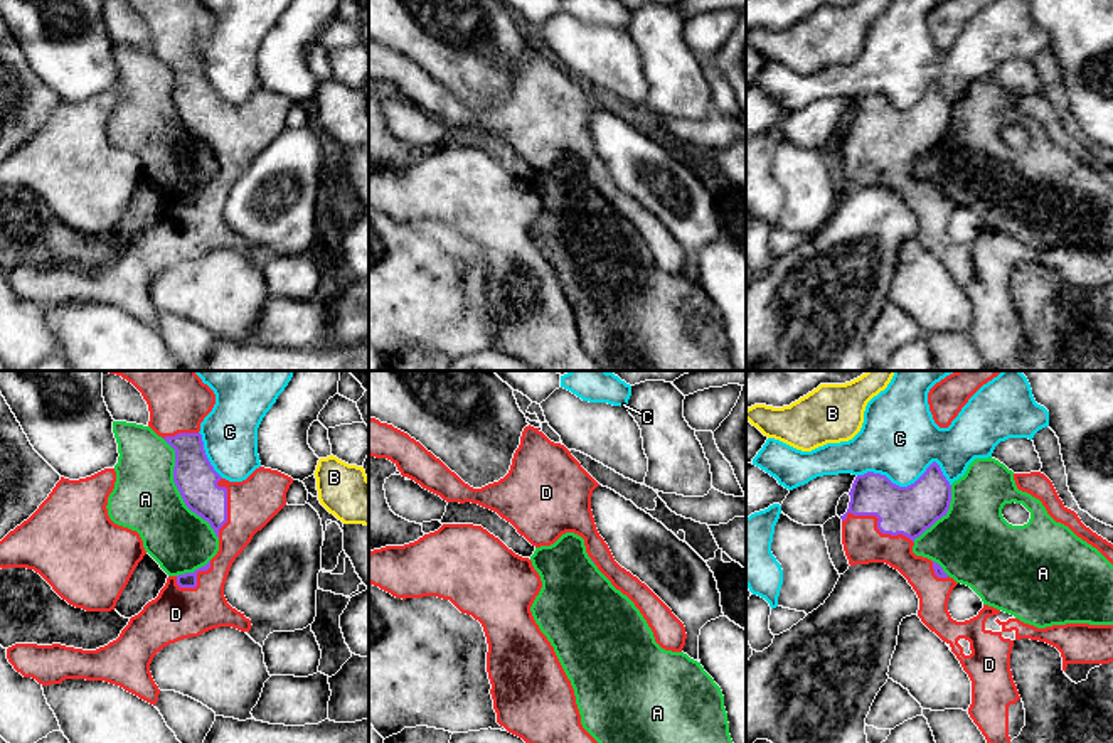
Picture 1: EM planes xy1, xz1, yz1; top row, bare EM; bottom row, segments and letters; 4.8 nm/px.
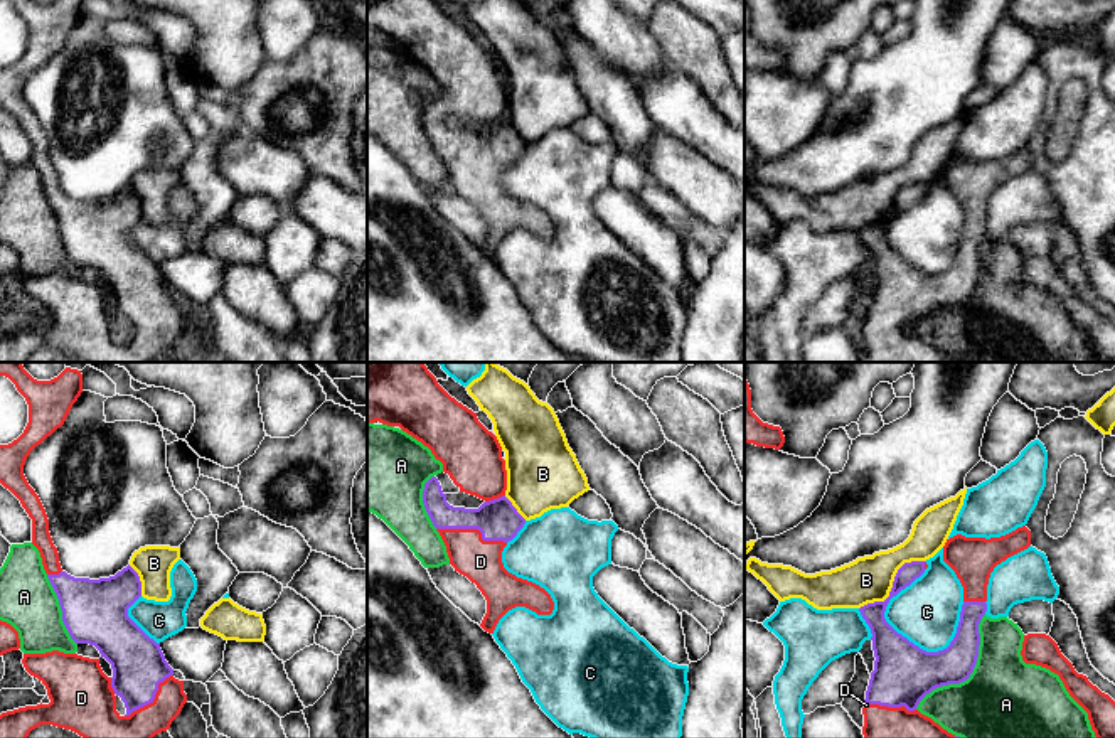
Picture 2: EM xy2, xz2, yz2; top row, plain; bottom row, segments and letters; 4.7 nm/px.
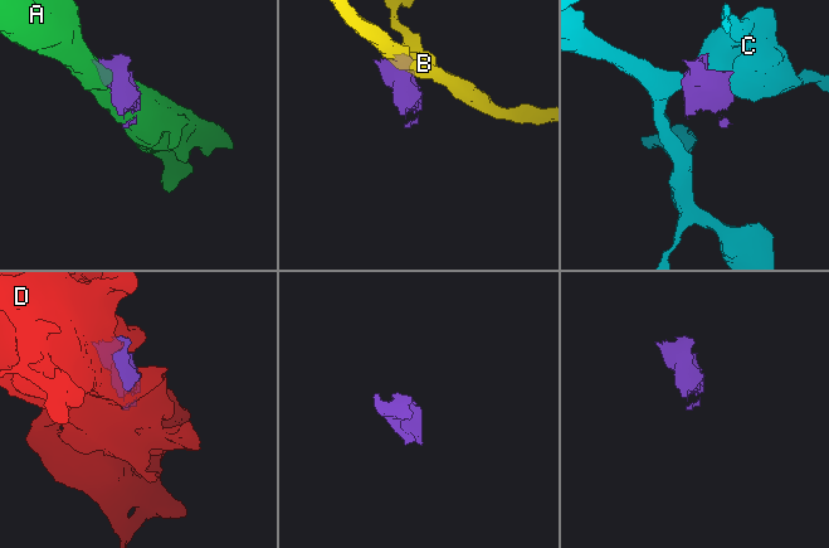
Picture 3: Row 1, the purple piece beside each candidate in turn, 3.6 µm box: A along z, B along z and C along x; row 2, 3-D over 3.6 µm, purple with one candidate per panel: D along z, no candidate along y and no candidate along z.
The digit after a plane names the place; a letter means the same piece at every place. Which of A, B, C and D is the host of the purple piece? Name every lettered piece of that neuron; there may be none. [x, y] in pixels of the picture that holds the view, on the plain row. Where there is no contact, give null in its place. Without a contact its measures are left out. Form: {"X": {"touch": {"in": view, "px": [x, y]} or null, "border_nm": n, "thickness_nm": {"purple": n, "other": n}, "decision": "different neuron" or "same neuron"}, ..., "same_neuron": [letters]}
{"A": {"touch": {"in": "yz2", "px": [972, 294]}, "border_nm": 550, "thickness_nm": {"purple": 200, "other": 480}, "decision": "different neuron"}, "B": {"touch": {"in": "yz2", "px": [893, 206]}, "border_nm": 400, "thickness_nm": {"purple": 110, "other": 220}, "decision": "different neuron"}, "C": {"touch": {"in": "yz2", "px": [885, 241]}, "border_nm": 400, "thickness_nm": {"purple": 260, "other": 320}, "decision": "different neuron"}, "D": {"touch": {"in": "yz1", "px": [878, 145]}, "border_nm": 360, "thickness_nm": {"purple": 240, "other": 190}, "decision": "same neuron"}, "same_neuron": ["D"]}

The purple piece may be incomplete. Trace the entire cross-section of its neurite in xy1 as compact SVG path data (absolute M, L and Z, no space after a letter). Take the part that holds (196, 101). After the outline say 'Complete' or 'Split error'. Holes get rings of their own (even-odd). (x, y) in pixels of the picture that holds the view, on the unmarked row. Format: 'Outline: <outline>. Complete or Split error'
Outline: M123 0L131 5L148 27L148 49L175 72L173 104L185 128L210 147L219 160L217 177L194 195L168 199L158 219L131 239L120 259L96 273L83 273L61 266L15 266L7 271L7 281L24 300L42 308L61 307L66 302L104 303L123 310L140 322L157 327L160 312L150 286L167 268L199 259L219 249L251 253L251 243L232 231L224 219L224 207L236 180L285 128L293 101L259 89L242 104L222 101L210 88L200 54L200 45L216 27L214 13L200 0Z. Split error

